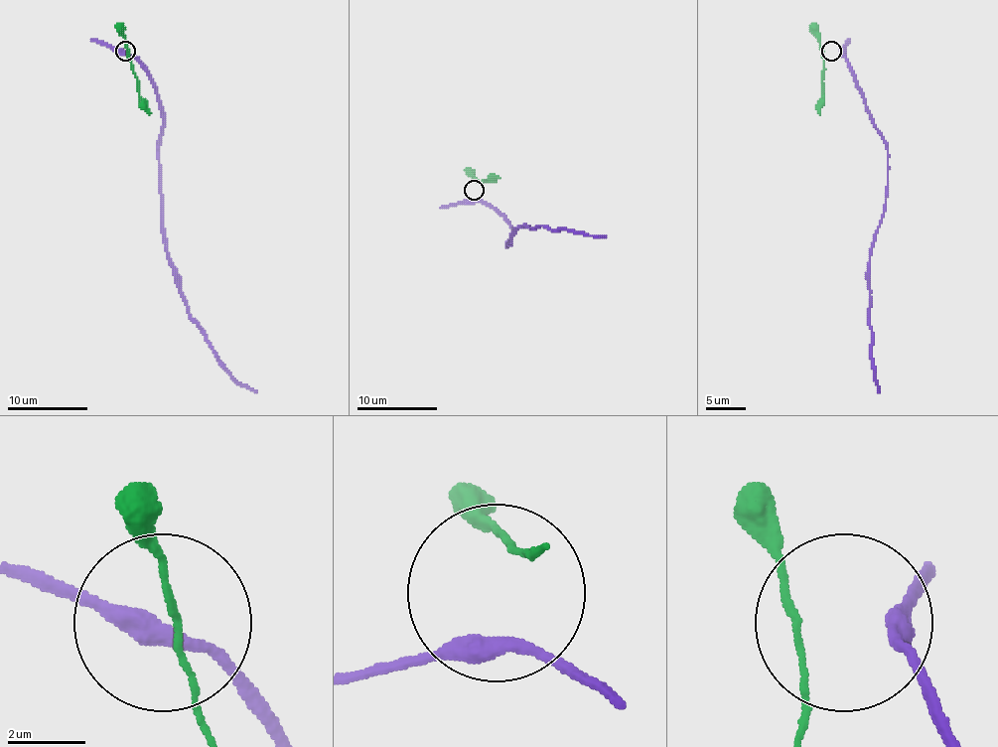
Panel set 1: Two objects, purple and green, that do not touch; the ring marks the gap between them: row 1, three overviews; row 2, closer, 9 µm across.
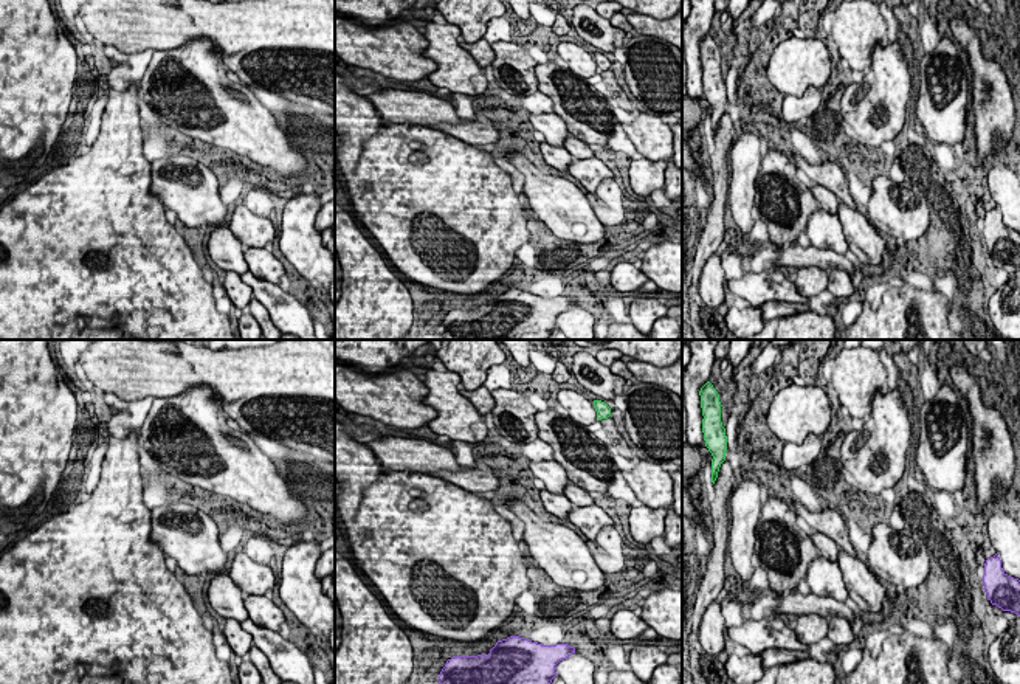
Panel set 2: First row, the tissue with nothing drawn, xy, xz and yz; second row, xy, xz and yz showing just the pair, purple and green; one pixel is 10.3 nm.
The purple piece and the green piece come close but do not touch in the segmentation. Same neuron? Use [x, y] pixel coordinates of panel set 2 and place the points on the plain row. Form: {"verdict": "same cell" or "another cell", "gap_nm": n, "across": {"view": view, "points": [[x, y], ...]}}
{"verdict": "another cell", "gap_nm": 2350, "across": {"view": "xz", "points": [[566, 297], [599, 72]]}}

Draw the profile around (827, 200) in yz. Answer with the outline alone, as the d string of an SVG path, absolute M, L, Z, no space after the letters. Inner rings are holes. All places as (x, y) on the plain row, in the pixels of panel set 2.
M811 183L809 189L822 209L825 209L829 214L839 212L840 200L829 189L817 183Z

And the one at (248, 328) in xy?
M243 313L236 321L236 329L239 330L240 340L260 340L262 338L260 326L251 313Z

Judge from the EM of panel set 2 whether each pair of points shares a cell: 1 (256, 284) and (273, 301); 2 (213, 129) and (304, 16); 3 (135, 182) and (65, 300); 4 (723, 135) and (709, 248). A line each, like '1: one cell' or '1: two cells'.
1: one cell
2: two cells
3: one cell
4: one cell

